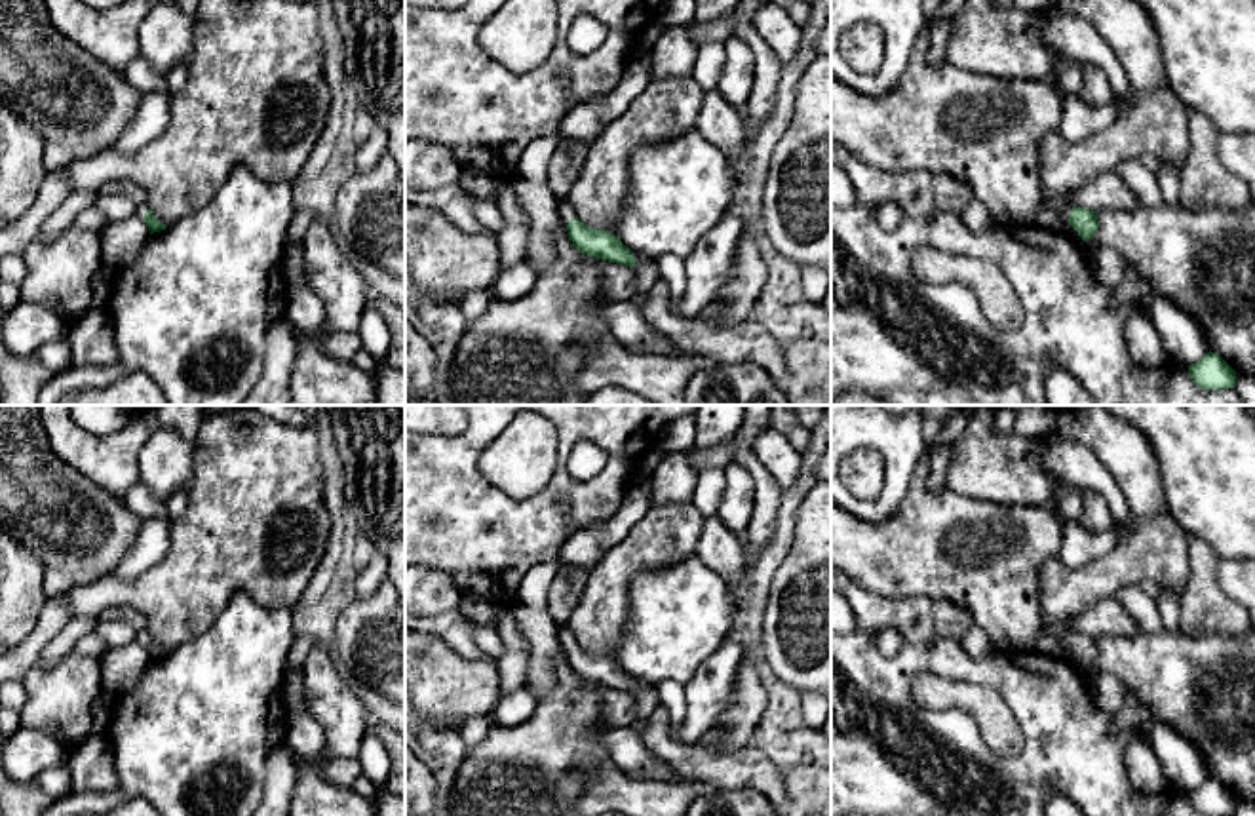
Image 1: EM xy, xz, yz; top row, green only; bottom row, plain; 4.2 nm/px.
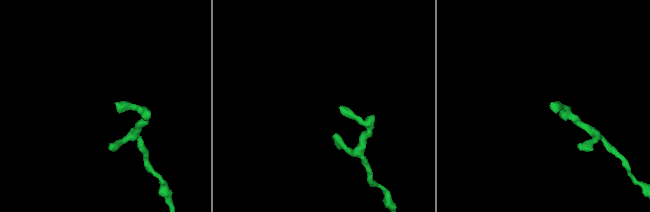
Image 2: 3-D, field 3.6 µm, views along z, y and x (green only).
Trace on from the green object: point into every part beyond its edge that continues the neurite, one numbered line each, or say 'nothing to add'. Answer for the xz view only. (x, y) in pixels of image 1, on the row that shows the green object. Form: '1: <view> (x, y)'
1: xz (565, 206)

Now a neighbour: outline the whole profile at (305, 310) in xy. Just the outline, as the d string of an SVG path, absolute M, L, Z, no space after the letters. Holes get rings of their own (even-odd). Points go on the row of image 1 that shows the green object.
M289 285L281 318L297 329L316 331L325 321L325 306L308 287Z

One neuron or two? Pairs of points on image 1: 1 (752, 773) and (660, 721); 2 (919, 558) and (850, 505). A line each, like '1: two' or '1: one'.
1: one
2: two

